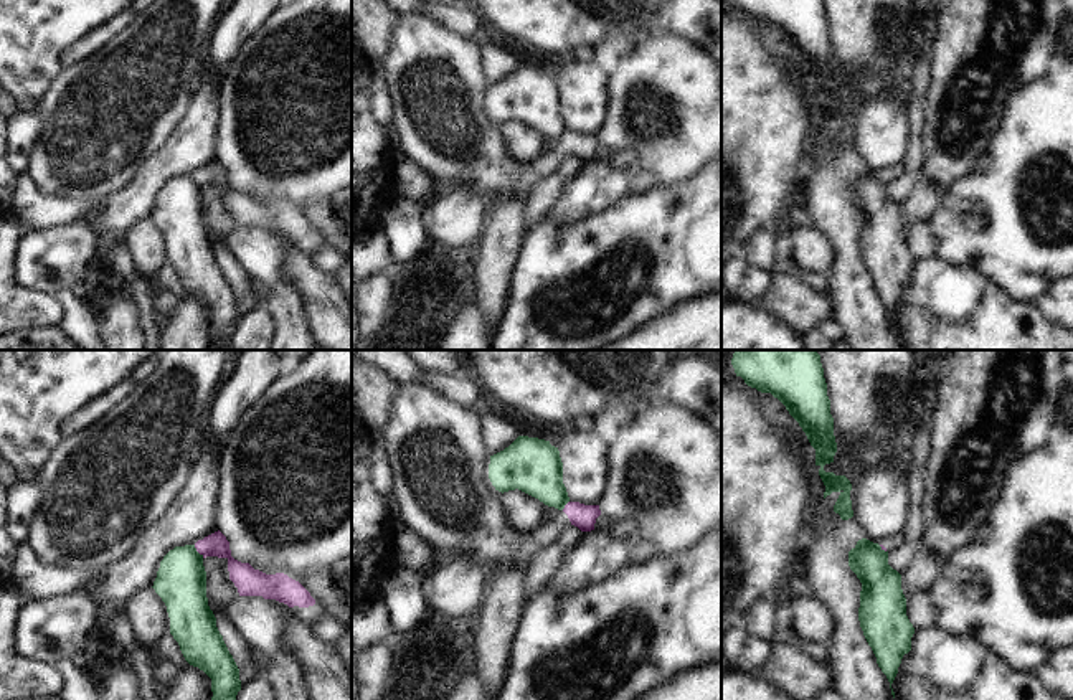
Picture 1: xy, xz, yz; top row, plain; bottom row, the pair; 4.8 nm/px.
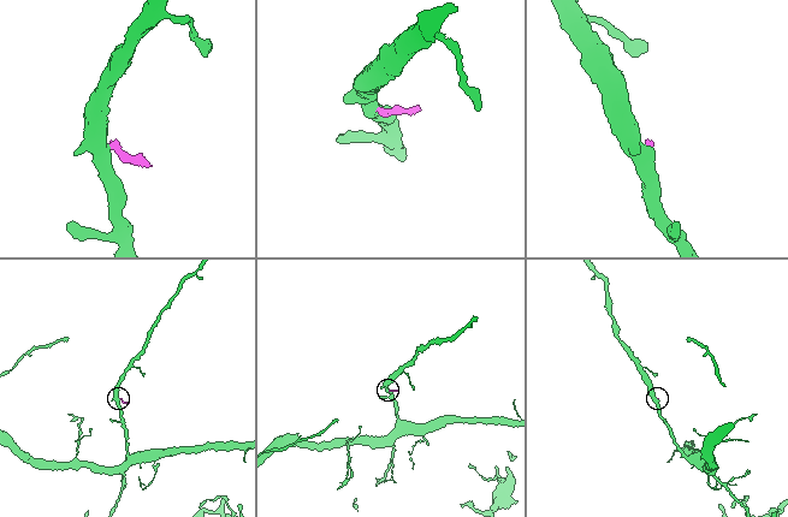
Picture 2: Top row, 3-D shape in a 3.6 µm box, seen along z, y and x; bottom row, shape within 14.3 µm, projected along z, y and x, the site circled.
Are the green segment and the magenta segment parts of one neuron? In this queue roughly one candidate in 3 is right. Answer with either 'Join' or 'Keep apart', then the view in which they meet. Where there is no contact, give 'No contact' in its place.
Keep apart. Touches green in xy.

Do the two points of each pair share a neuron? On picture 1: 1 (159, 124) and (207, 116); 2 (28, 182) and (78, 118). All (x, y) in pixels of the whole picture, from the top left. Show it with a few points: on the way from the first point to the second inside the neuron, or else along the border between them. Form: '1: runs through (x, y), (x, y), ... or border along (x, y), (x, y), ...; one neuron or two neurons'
1: border along (202, 88), (190, 111), (159, 152); two neurons
2: border along (28, 172), (45, 192), (65, 198); two neurons

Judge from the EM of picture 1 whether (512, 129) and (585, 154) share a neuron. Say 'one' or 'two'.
two

